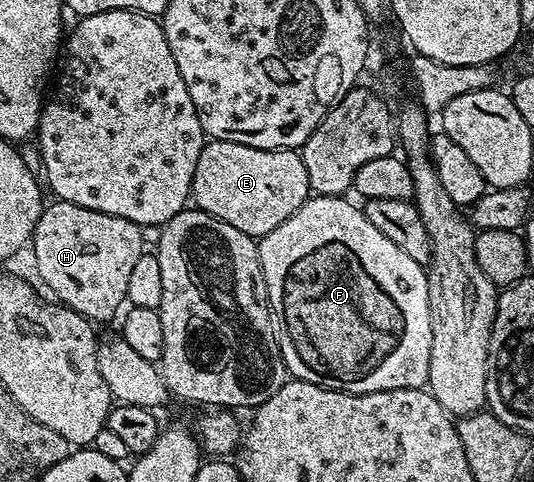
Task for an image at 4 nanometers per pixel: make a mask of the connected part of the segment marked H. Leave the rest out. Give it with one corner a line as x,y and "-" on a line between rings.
55,200
52,203
52,206
51,203
44,205
35,237
29,243
30,249
35,249
35,270
62,305
90,318
92,323
107,322
127,302
133,264
145,252
144,227
121,216
93,212
93,208
81,208
72,202

